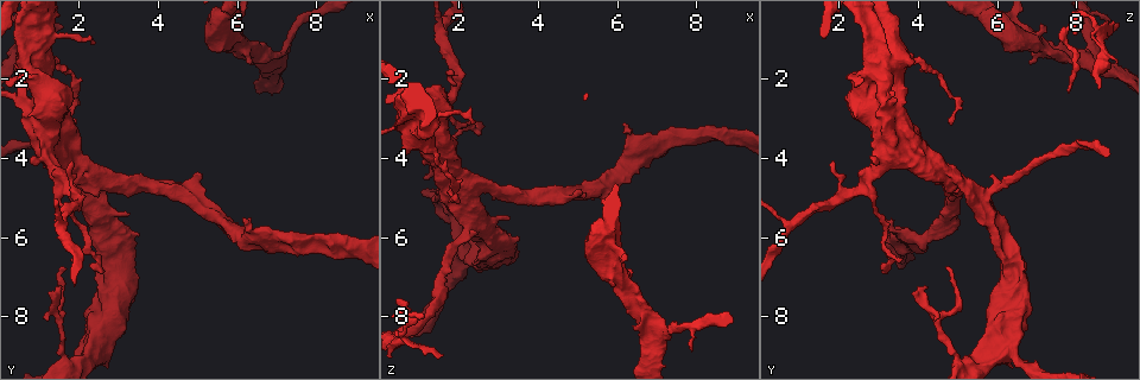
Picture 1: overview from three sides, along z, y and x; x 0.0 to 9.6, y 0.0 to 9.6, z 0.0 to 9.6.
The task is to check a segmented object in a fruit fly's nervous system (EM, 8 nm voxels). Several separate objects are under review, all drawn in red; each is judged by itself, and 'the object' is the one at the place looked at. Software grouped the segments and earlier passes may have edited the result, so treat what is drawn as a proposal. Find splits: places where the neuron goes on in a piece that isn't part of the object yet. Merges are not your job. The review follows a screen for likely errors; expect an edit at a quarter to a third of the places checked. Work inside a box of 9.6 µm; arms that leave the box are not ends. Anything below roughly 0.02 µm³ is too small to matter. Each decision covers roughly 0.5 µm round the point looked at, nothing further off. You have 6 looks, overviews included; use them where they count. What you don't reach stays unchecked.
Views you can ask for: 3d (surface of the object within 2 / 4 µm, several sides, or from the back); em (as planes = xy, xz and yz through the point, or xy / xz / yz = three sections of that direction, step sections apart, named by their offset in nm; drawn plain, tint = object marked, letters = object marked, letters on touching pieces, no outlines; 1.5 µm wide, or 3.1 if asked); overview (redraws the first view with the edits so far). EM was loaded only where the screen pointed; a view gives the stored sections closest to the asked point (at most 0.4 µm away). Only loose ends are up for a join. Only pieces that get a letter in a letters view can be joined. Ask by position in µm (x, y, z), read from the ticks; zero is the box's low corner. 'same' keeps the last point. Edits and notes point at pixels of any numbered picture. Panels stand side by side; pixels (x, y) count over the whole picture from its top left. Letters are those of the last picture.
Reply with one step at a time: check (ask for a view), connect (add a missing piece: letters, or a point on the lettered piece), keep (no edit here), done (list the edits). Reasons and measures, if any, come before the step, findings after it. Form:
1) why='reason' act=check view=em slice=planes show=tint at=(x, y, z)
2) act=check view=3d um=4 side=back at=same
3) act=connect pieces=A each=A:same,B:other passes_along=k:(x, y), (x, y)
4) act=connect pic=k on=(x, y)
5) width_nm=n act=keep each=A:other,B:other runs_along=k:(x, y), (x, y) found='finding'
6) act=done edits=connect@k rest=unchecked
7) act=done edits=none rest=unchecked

why='tapers out' act=check view=3d um=2 at=(0.70, 2.30, 7.85)

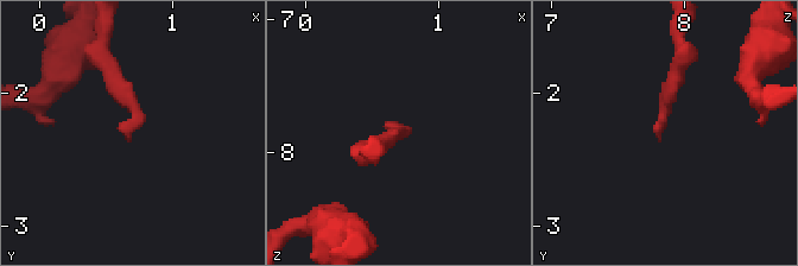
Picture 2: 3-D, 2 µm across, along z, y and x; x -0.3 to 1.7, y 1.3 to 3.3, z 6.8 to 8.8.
act=check view=em slice=xz step=8 show=plain at=(0.68, 2.32, 7.80)

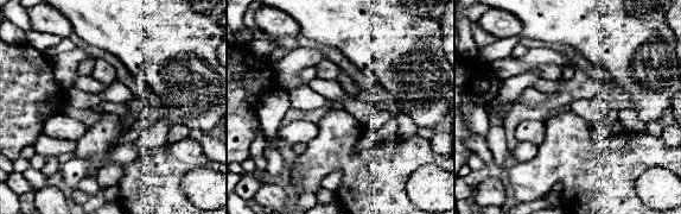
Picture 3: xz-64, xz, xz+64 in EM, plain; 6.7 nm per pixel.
act=check view=em slice=xz step=8 show=letters at=same

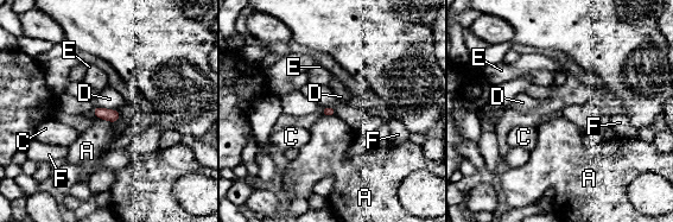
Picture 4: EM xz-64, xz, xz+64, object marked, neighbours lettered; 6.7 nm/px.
act=keep each=A:other,C:other,D:other,E:other,F:other border=4:(99, 118), (113, 122) found='none of them fits'

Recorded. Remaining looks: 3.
why='tapers out' act=check view=em slice=planes show=plain at=(1.60, 0.60, 8.90)

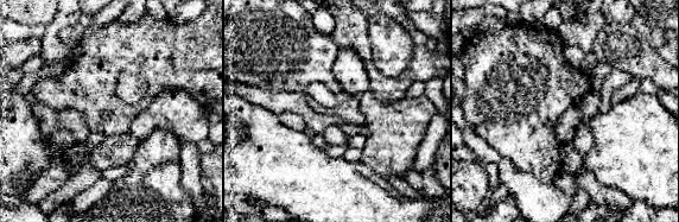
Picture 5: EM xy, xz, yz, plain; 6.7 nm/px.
act=check view=em slice=planes show=letters at=same

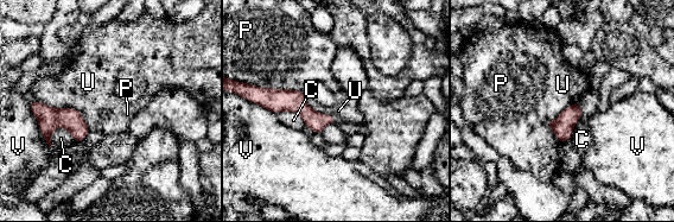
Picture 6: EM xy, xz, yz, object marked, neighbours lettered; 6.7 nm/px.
width_nm=90 act=keep each=C:other,P:other,U:other,V:other runs_along=6:(268, 90), (331, 119) found='no lettered piece goes on from it'

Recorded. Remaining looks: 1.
act=done edits=none rest=unchecked

